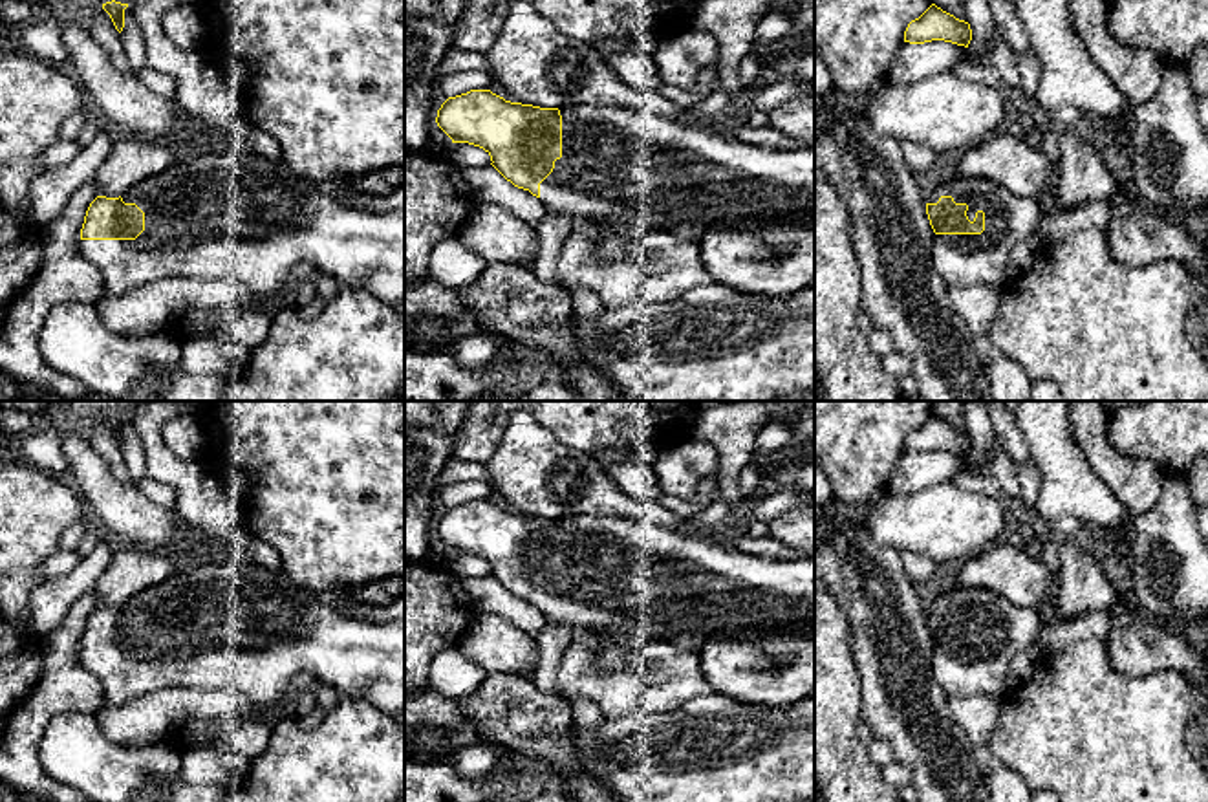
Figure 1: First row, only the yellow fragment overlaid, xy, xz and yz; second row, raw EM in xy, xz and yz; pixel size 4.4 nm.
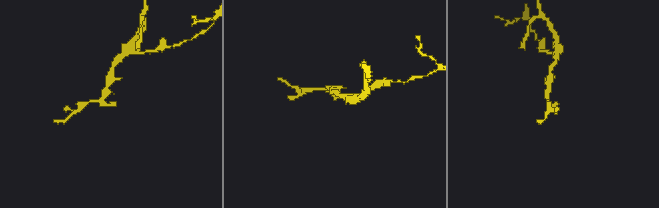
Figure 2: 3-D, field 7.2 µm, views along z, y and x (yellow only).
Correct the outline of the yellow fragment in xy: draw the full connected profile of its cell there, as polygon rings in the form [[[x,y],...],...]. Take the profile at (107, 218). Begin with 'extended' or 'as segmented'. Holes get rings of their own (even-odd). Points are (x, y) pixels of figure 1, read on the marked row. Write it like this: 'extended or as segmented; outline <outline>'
extended; outline [[[212,145],[203,154],[185,157],[176,161],[163,172],[143,179],[141,183],[128,189],[119,198],[97,196],[84,216],[81,229],[79,253],[93,264],[102,275],[104,295],[124,295],[145,284],[165,276],[183,276],[183,278],[221,278],[229,276],[242,282],[254,297],[256,304],[273,306],[280,302],[280,286],[289,275],[289,271],[300,262],[311,262],[315,275],[331,275],[339,280],[339,287],[362,287],[384,304],[394,304],[404,298],[404,209],[392,212],[372,212],[366,209],[357,209],[342,201],[333,189],[333,183],[317,185],[300,174],[293,172],[284,161],[265,157],[254,150],[236,148],[236,146],[216,146]]]

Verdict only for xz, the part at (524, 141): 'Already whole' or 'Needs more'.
Needs more

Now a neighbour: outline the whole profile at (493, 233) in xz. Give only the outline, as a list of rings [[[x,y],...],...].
[[[478,201],[456,238],[485,264],[533,266],[540,249],[536,229],[496,203]]]

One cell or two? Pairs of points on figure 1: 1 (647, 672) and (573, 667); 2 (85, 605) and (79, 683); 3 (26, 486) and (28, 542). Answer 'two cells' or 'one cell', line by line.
1: one cell
2: one cell
3: one cell

